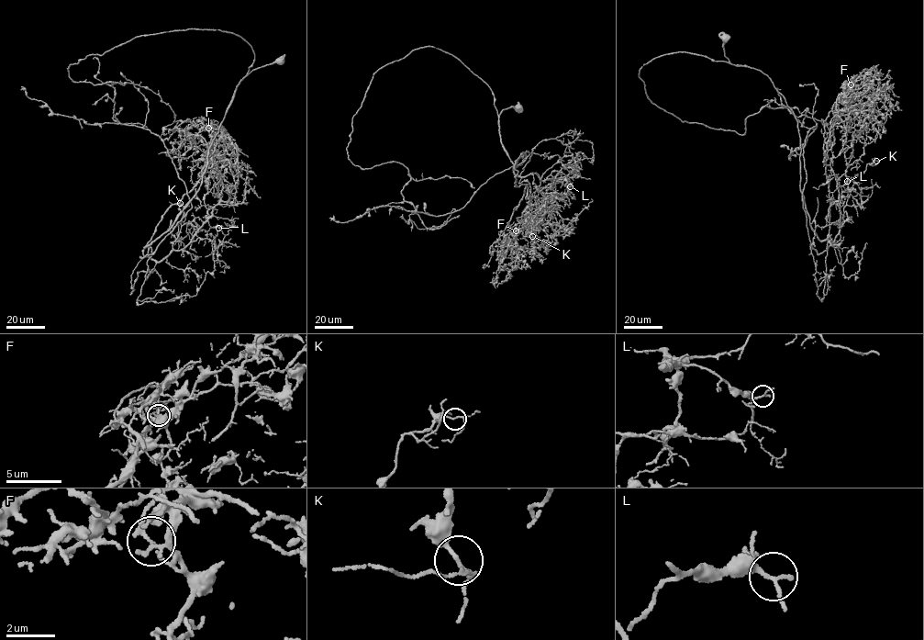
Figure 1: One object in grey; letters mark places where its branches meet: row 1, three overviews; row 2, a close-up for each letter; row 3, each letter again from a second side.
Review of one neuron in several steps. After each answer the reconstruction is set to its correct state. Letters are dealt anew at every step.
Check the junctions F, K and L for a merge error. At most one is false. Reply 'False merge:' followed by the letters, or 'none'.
False merge: F

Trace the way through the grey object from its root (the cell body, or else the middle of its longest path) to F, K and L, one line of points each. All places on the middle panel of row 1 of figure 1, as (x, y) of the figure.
F: (518, 107), (498, 118), (515, 167), (527, 156), (513, 167), (514, 186), (532, 197), (516, 230)
K: (518, 107), (503, 110), (499, 133), (515, 167), (527, 154), (514, 174), (535, 174), (540, 181), (532, 236)
L: (518, 107), (505, 108), (498, 118), (500, 140), (515, 167), (527, 156), (514, 174), (535, 174), (570, 186)

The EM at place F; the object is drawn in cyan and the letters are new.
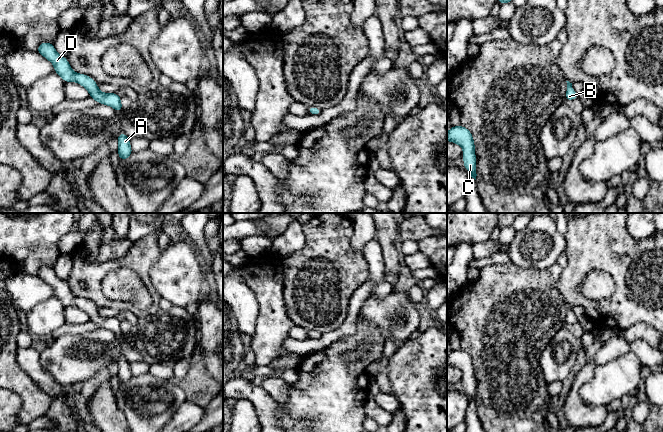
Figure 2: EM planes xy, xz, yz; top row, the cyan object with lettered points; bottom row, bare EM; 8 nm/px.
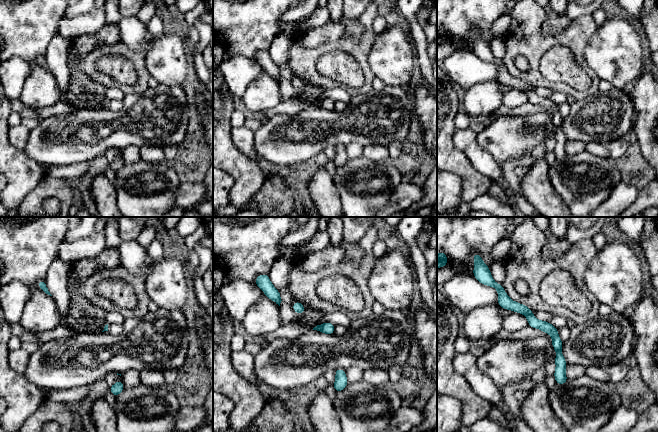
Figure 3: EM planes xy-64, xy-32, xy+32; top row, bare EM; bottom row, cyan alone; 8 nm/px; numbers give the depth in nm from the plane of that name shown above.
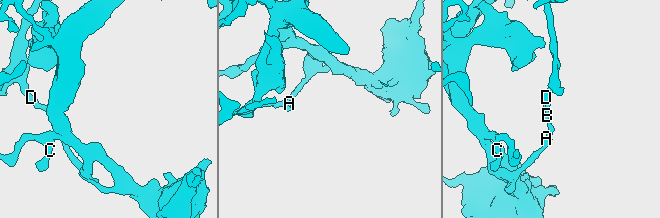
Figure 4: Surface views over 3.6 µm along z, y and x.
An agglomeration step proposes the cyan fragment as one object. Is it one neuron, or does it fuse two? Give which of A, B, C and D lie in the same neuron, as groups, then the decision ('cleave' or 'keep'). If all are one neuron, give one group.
A B C / D; cleave

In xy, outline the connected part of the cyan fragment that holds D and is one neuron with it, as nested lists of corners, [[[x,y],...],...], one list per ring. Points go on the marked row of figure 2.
[[[42,42],[38,46],[37,52],[53,64],[55,73],[58,74],[65,83],[70,81],[76,82],[92,92],[94,87],[97,86],[97,83],[91,77],[85,74],[74,72],[67,58],[60,56],[53,44]]]

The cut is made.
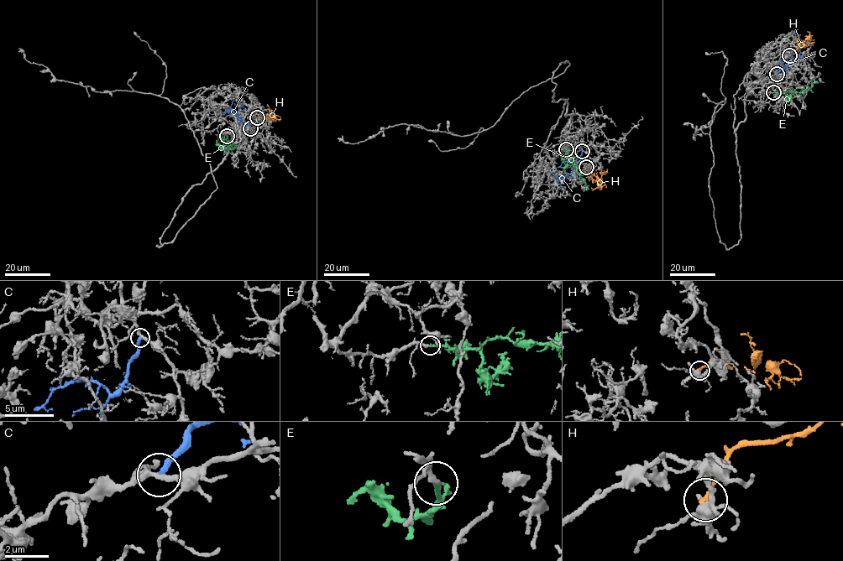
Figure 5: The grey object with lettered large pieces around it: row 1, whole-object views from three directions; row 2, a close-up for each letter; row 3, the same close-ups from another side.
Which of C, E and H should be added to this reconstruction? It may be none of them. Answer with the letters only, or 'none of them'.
E

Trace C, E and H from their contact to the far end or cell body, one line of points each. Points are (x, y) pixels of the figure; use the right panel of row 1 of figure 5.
C: (777, 75), (791, 64), (791, 59), (799, 54), (798, 44)
E: (773, 92), (800, 92), (818, 81)
H: (790, 55), (793, 49), (806, 46), (803, 42), (810, 35), (807, 32)

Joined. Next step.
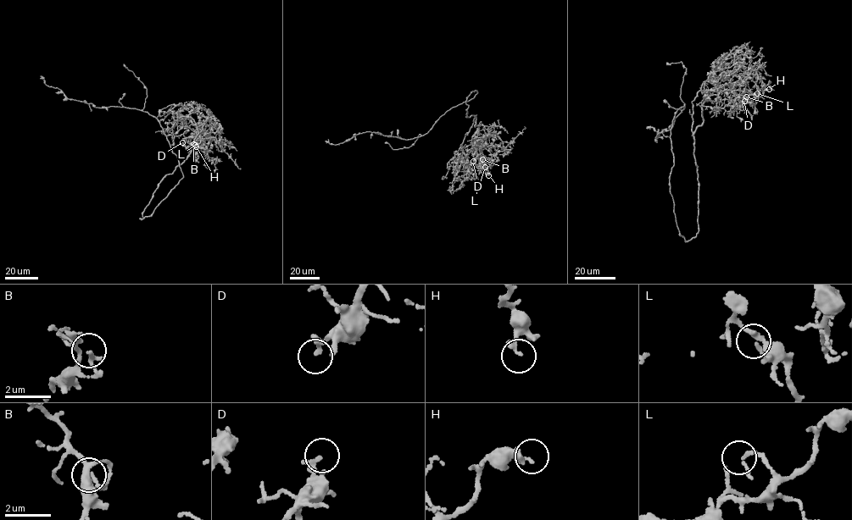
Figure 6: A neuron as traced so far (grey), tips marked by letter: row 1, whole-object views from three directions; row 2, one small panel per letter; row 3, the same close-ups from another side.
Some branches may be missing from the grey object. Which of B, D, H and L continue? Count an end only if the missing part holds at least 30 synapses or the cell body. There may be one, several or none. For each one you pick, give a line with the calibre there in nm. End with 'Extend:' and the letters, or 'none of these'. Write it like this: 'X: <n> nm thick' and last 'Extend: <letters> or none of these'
Extend: none of these

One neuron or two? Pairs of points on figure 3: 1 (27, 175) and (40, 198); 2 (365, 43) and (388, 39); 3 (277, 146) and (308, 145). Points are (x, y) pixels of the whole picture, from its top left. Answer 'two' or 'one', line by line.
1: two
2: two
3: one

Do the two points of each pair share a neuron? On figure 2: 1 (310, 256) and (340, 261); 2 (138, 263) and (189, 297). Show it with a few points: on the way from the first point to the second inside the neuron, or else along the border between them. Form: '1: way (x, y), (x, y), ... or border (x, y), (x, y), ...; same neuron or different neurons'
1: way (317, 261), (333, 261); same neuron
2: border (161, 251), (150, 270), (153, 288); different neurons

